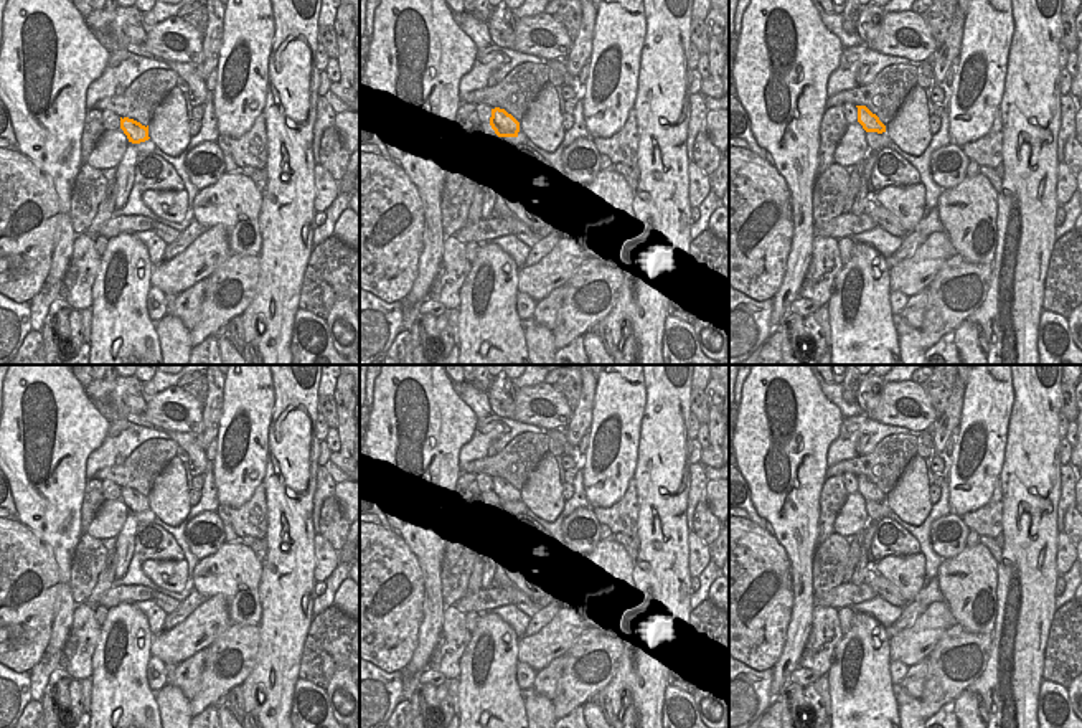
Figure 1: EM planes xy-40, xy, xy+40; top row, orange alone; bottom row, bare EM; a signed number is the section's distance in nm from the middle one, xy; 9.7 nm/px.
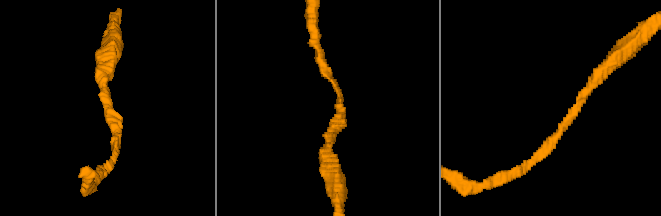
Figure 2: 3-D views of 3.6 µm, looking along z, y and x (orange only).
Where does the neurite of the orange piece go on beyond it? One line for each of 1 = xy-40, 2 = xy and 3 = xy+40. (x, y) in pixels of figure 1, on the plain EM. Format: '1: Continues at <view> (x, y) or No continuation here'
1: No continuation here
2: No continuation here
3: No continuation here.

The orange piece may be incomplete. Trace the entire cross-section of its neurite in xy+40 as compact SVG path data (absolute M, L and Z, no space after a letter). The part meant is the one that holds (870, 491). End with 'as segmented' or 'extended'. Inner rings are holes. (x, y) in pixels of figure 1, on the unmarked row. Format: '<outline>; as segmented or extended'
M866 475L858 477L858 492L863 495L866 502L886 502L886 495L879 490L876 484L873 484Z; as segmented

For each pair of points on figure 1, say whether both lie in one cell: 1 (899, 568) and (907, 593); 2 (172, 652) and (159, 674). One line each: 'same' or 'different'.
1: same
2: different

